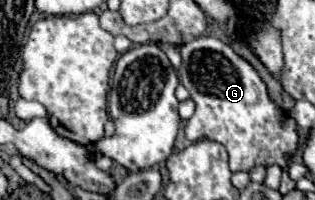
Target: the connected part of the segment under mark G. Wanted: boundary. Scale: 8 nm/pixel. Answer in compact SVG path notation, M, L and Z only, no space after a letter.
M197 37L185 45L181 45L181 69L179 69L181 85L191 93L191 99L195 101L195 113L187 121L185 137L187 141L195 143L203 137L209 141L221 143L229 153L229 169L231 171L251 171L255 165L281 165L285 169L285 153L293 153L297 149L297 131L295 123L291 119L291 125L287 117L277 109L277 105L269 99L265 83L259 79L257 71L243 61L235 51L219 41L217 37Z

